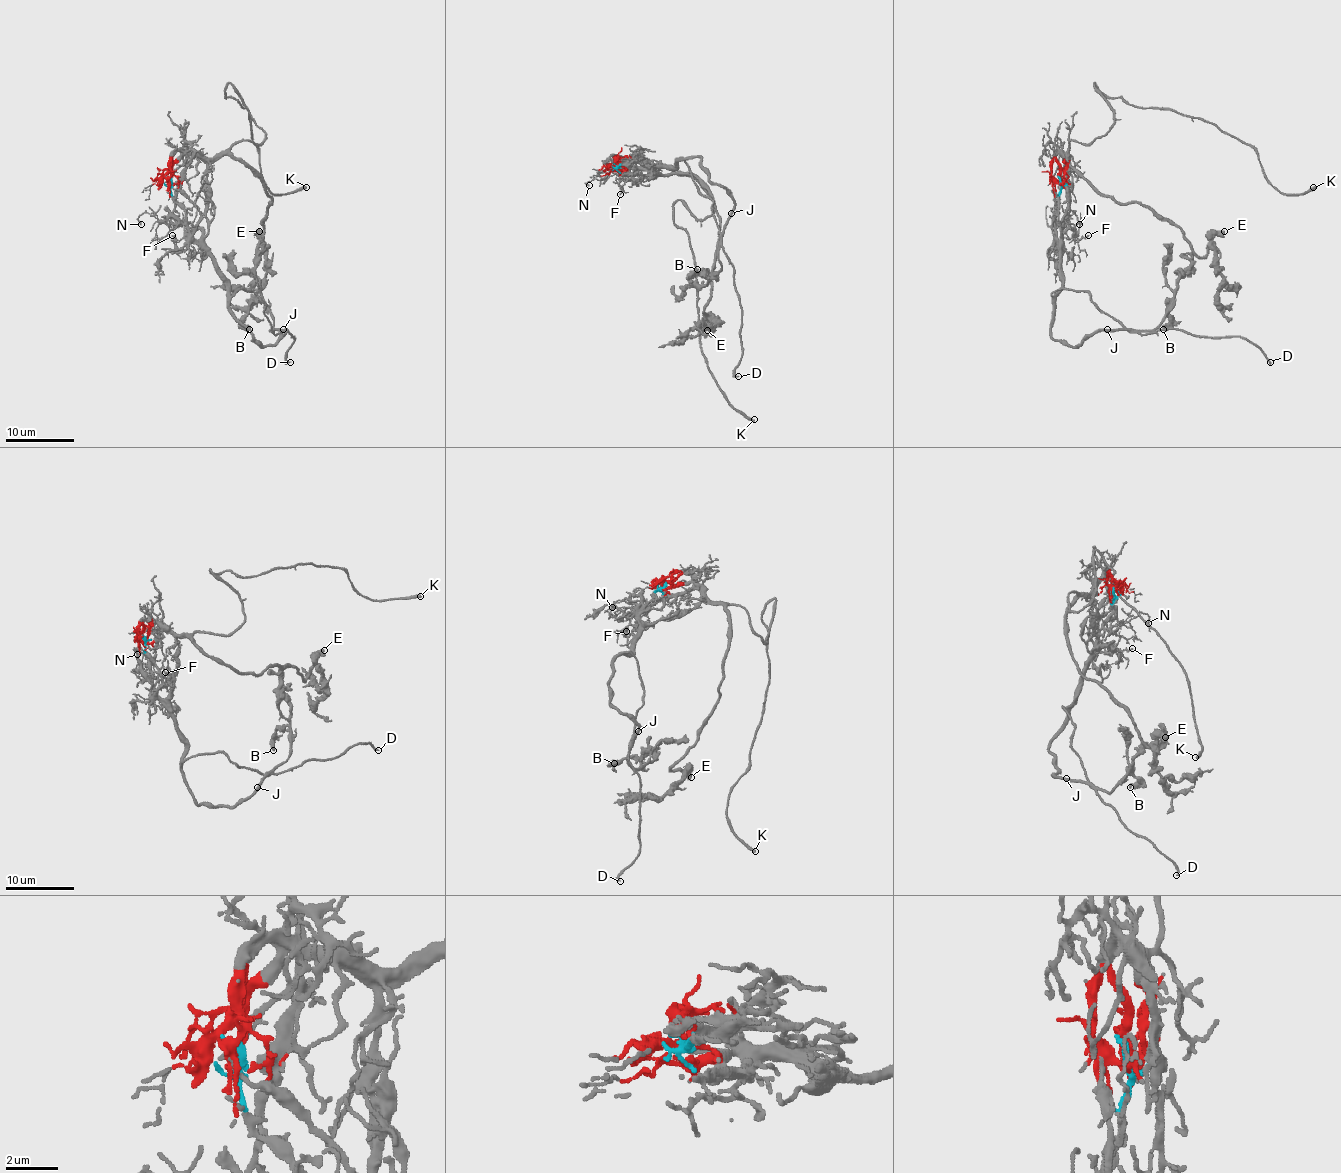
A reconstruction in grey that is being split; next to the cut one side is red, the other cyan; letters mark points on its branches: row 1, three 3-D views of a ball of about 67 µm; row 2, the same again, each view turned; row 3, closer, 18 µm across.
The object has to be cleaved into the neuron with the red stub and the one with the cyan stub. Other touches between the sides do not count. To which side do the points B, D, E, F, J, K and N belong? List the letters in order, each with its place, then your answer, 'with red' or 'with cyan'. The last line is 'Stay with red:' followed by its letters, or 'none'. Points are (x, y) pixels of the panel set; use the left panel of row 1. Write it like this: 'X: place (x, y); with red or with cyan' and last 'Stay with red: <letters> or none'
B: place (249, 329); with cyan
D: place (290, 362); with cyan
E: place (259, 231); with red
F: place (172, 235); with cyan
J: place (283, 329); with cyan
K: place (306, 187); with red
N: place (141, 224); with cyan
Stay with red: E, K

